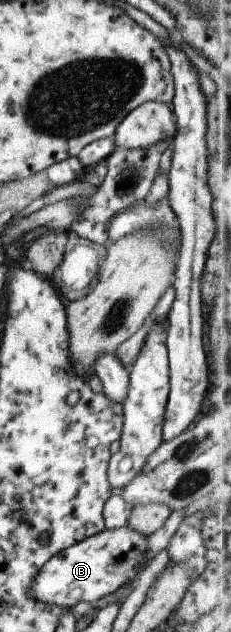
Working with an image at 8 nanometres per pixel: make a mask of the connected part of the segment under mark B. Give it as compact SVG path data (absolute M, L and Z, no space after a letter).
M128 525L118 529L104 528L100 533L66 548L49 559L32 583L34 598L46 605L62 605L73 608L77 603L93 603L104 596L117 593L117 589L136 578L146 564L147 536L130 529Z

